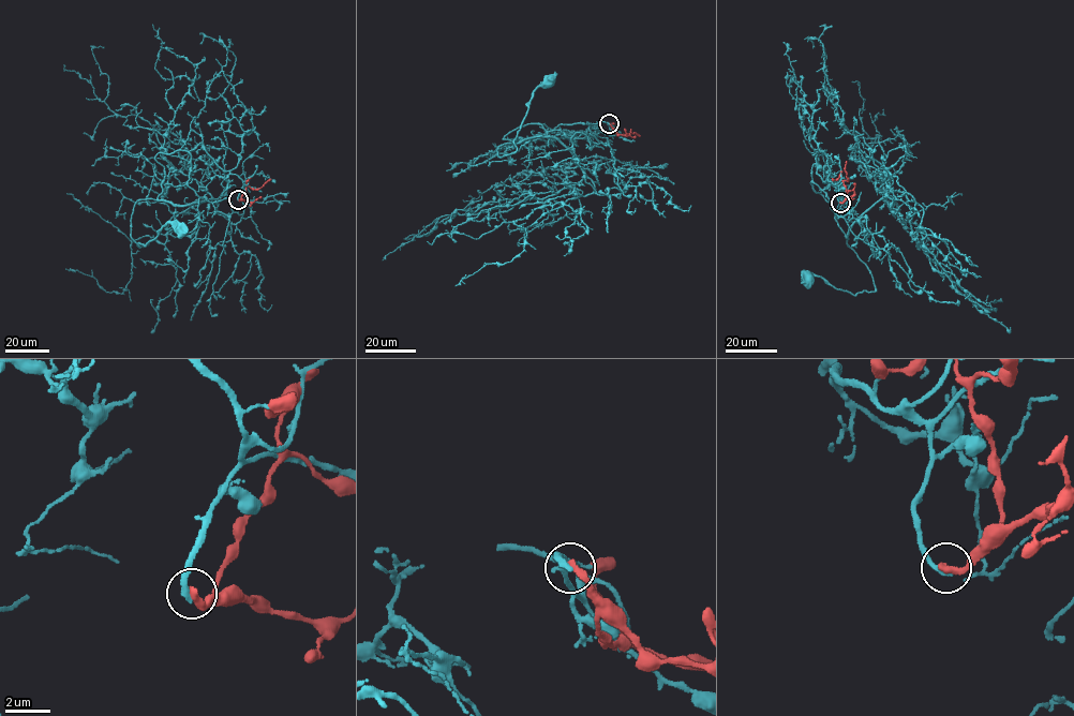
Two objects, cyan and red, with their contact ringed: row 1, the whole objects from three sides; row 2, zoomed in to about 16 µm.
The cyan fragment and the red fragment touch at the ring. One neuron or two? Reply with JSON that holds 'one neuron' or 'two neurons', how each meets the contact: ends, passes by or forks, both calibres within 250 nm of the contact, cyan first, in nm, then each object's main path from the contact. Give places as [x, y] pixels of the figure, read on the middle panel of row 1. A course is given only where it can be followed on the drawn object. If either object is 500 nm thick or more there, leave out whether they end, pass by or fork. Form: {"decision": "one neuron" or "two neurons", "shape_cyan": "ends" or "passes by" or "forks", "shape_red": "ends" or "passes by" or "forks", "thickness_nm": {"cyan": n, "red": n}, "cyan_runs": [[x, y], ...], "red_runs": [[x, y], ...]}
{"decision": "two neurons", "shape_cyan": "ends", "shape_red": "ends", "thickness_nm": {"cyan": 300, "red": 360}, "cyan_runs": [[609, 123], [528, 123], [507, 134], [522, 138], [503, 144], [498, 157], [516, 150], [532, 92], [548, 80]], "red_runs": [[609, 123], [612, 133], [640, 135]]}

